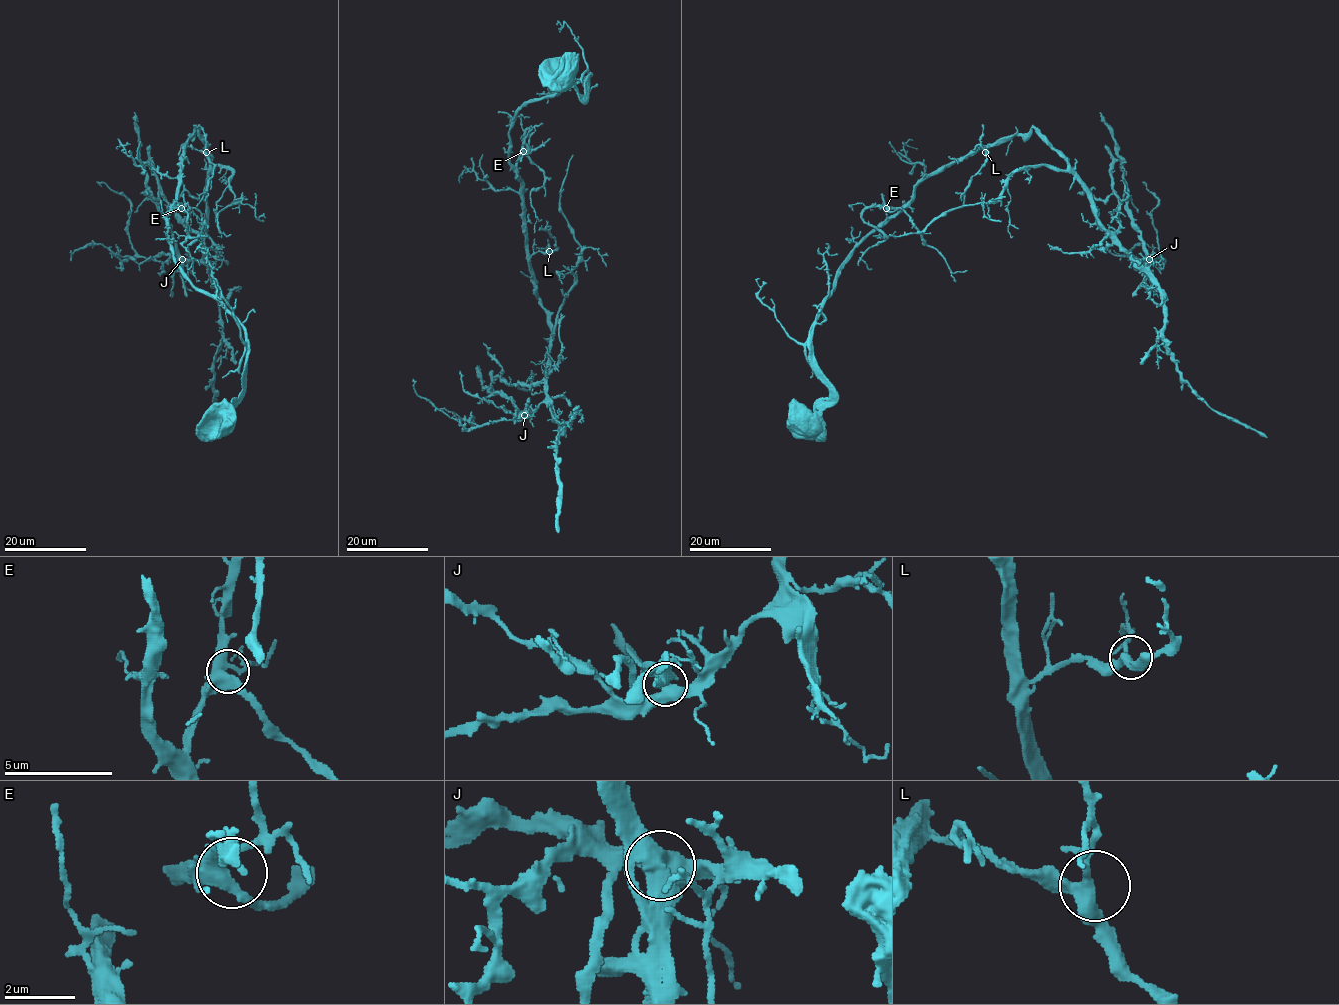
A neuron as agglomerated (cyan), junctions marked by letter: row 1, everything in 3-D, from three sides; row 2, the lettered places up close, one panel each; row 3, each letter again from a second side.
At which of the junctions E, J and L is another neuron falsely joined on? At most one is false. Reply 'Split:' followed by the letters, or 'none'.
Split: J

